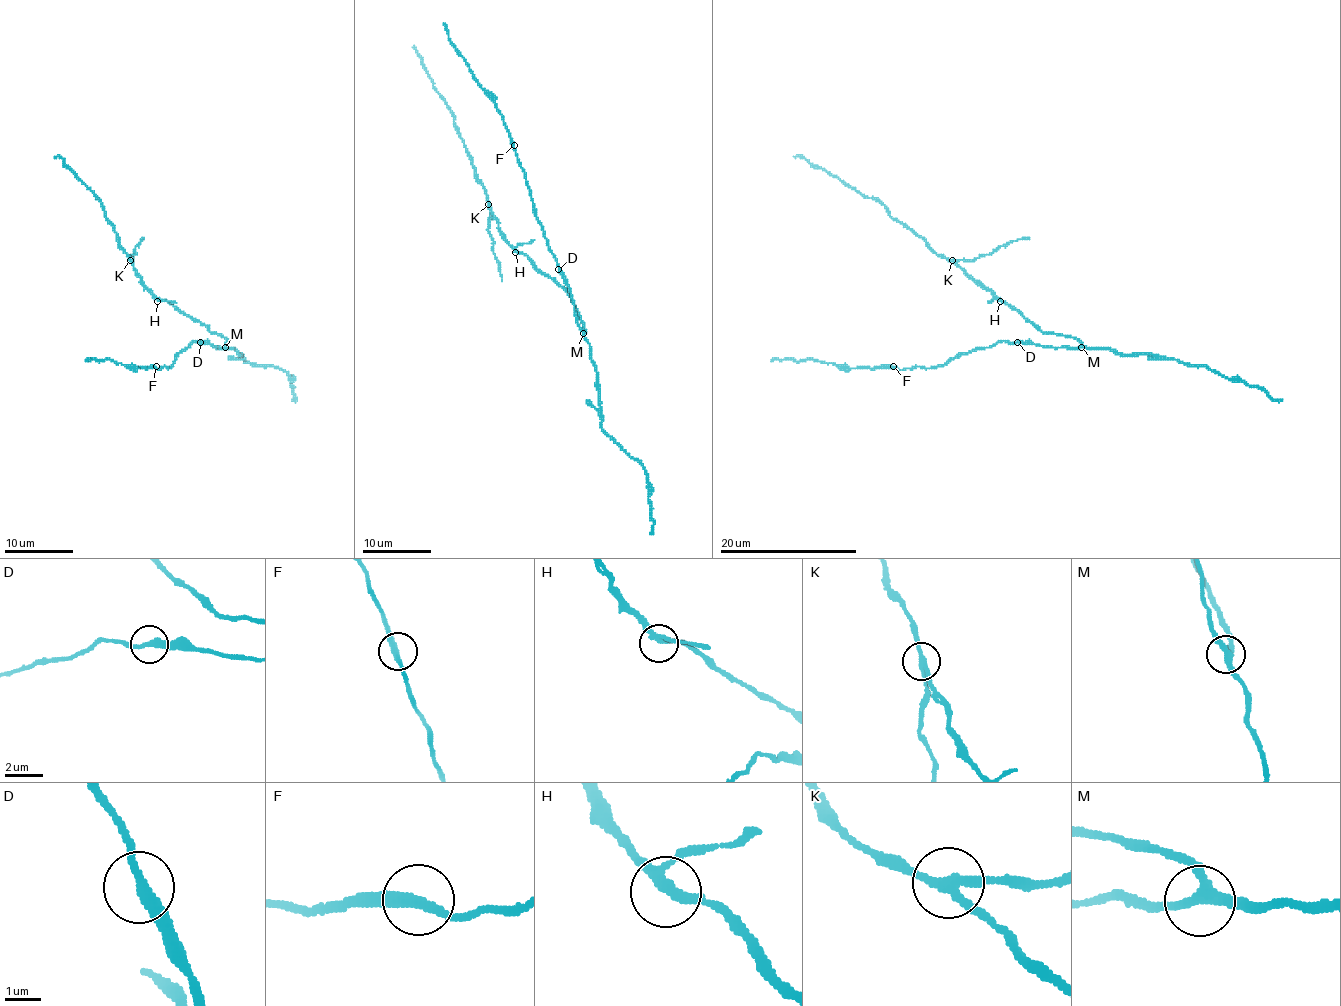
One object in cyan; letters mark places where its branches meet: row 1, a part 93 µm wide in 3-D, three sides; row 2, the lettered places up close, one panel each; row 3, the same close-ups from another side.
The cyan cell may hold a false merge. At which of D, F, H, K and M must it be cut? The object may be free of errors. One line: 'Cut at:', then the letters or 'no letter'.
Cut at: K

